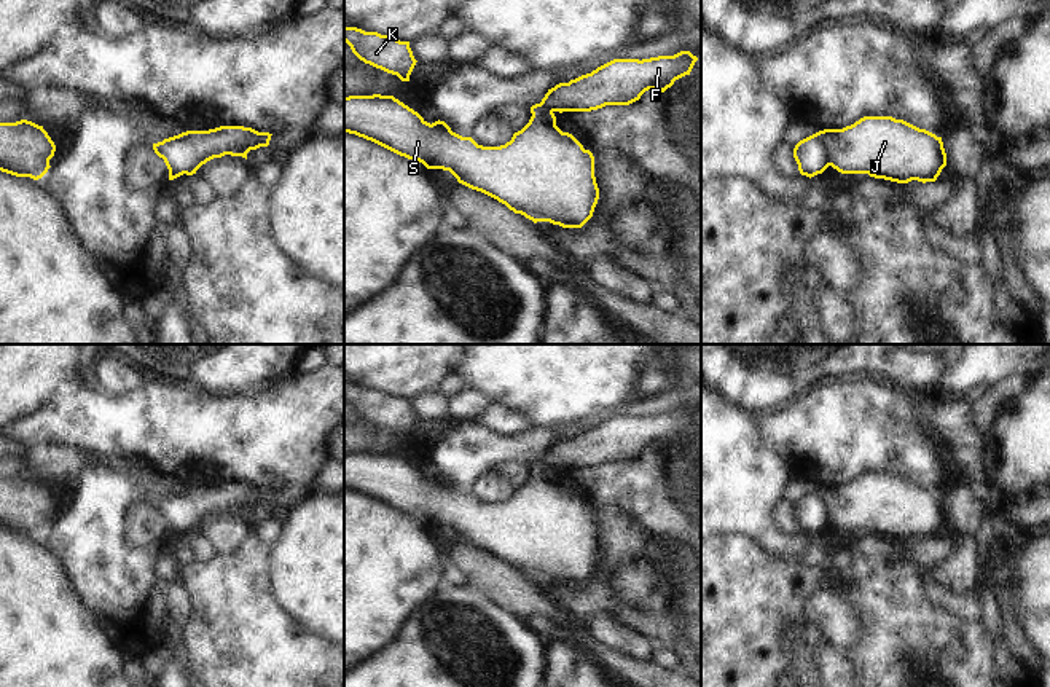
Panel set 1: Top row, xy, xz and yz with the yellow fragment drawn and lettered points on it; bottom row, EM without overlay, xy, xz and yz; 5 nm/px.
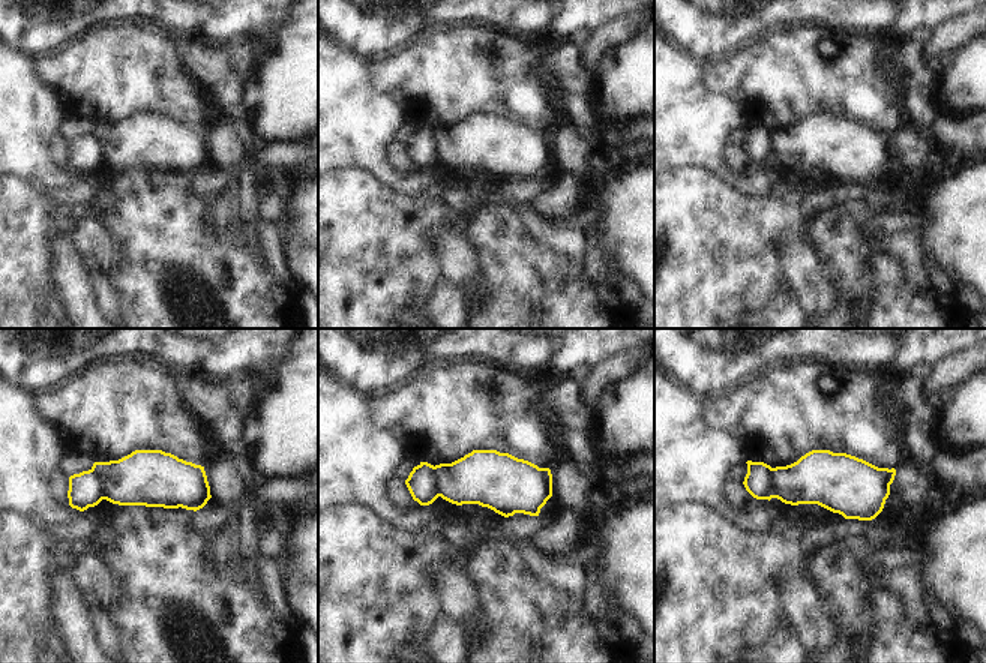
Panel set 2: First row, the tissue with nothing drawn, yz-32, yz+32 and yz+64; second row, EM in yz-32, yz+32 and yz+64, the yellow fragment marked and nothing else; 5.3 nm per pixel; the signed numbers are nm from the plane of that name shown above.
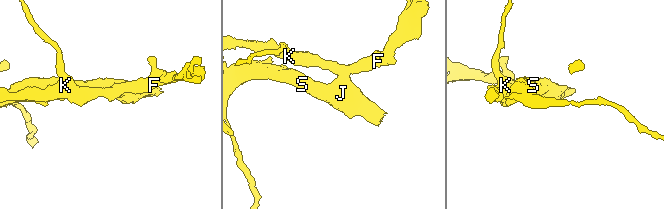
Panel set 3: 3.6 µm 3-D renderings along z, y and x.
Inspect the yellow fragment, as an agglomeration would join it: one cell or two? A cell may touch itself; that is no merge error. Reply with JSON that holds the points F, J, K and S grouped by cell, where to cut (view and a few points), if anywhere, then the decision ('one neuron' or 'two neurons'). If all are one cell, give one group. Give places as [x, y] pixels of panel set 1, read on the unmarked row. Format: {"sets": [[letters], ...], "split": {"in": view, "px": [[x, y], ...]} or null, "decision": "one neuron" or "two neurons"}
{"sets": [["F", "K"], ["J", "S"]], "split": {"in": "yz", "px": [[818, 490], [830, 522]]}, "decision": "two neurons"}

